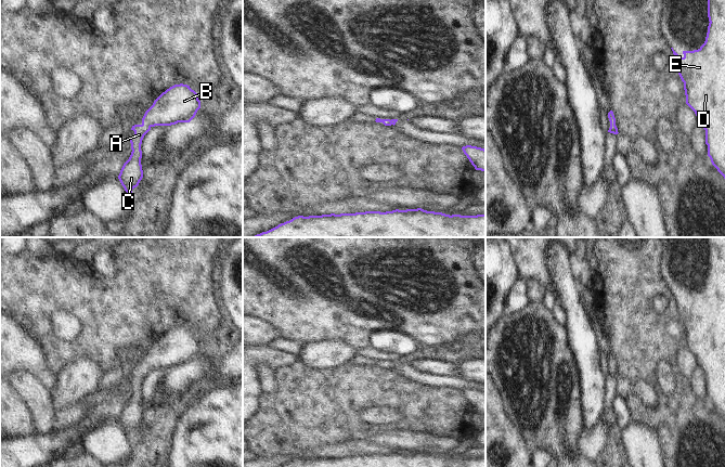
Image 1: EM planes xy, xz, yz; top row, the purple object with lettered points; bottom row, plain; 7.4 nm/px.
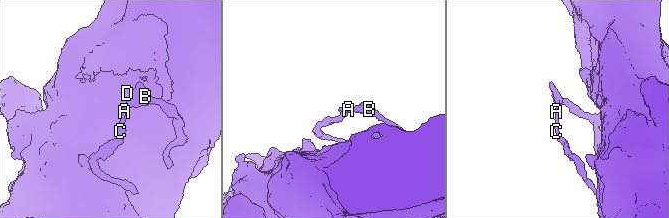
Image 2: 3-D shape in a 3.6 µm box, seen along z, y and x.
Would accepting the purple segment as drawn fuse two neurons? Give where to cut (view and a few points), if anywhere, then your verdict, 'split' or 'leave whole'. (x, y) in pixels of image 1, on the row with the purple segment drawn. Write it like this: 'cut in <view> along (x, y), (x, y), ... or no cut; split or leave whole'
no cut; leave whole

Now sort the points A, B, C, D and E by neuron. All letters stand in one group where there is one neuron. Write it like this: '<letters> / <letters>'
A B C D E

